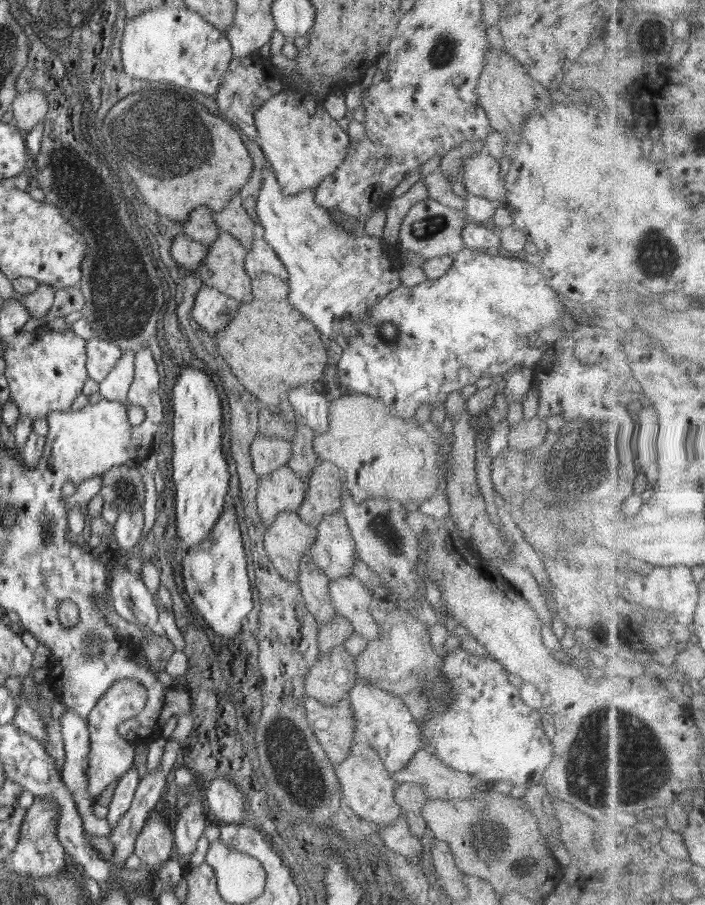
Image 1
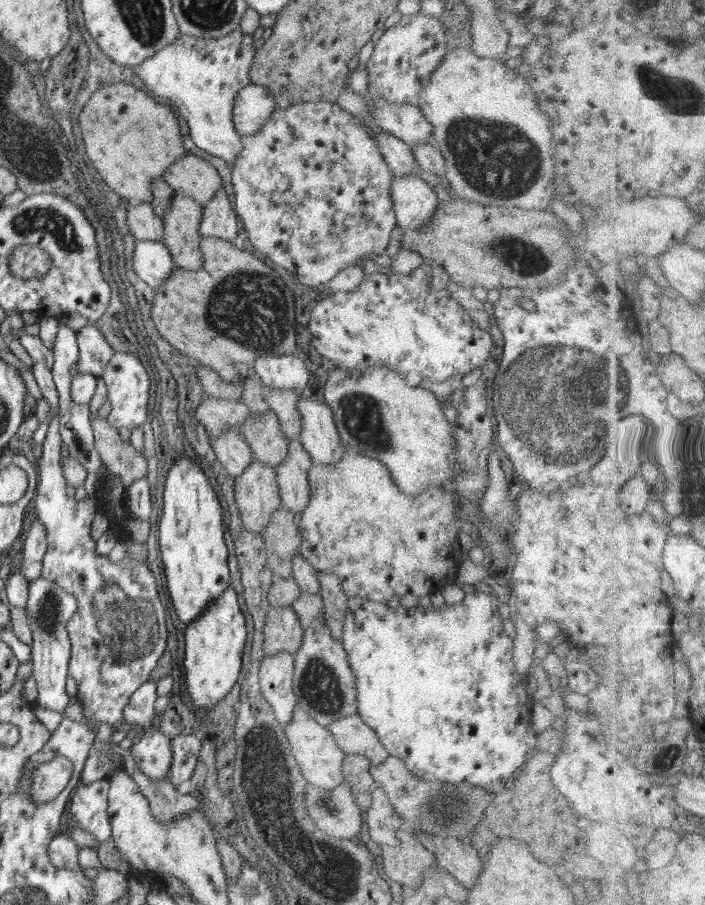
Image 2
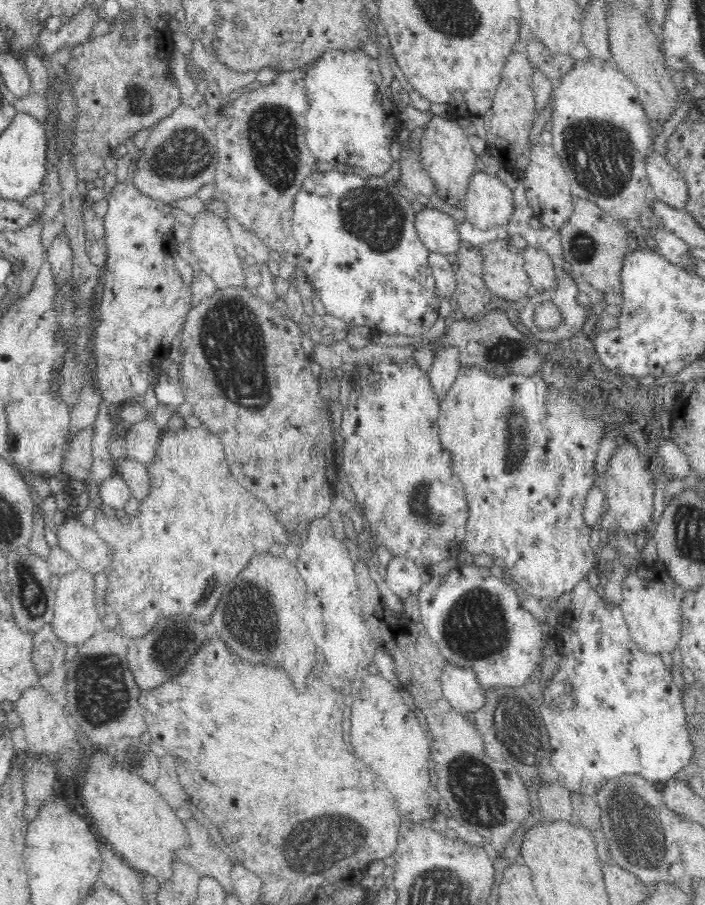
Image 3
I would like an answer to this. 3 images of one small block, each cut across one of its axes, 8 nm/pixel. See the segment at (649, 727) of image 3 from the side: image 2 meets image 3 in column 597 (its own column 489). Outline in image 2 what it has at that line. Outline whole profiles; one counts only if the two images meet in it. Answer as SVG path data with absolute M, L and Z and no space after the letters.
M482 588L470 594L466 593L463 602L452 604L452 606L445 604L442 608L437 609L419 606L410 610L404 607L393 608L387 603L376 602L358 595L349 596L341 643L348 654L348 660L356 678L359 717L370 726L370 729L376 731L389 754L402 758L406 768L416 774L418 778L426 781L441 781L449 785L467 782L472 787L478 786L478 788L486 788L486 790L490 786L494 786L498 790L500 780L510 778L512 772L524 764L524 756L532 748L536 748L538 736L536 736L536 731L534 731L530 720L532 700L530 700L530 694L526 689L528 680L525 675L517 673L512 660L514 638L504 631L496 596L490 591Z

